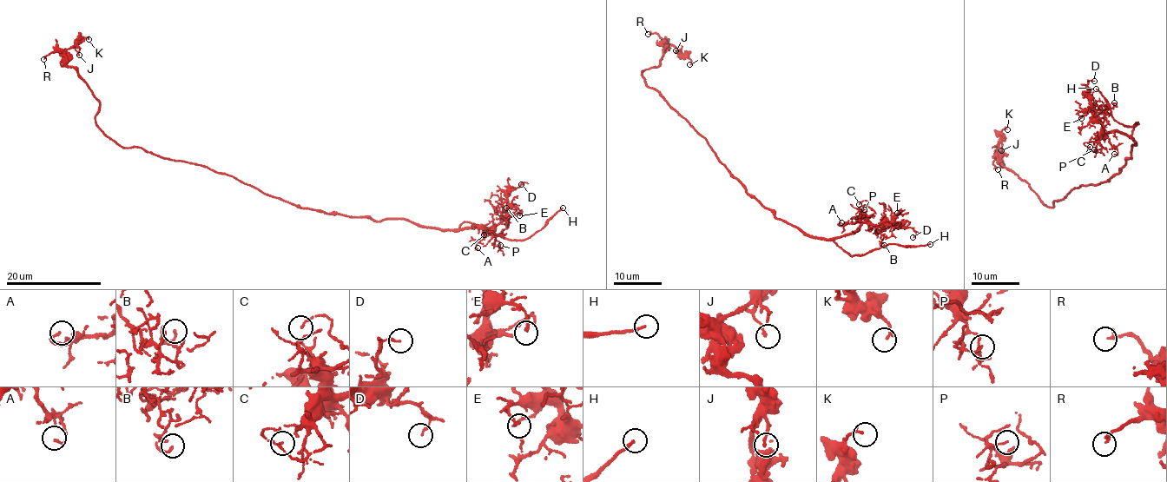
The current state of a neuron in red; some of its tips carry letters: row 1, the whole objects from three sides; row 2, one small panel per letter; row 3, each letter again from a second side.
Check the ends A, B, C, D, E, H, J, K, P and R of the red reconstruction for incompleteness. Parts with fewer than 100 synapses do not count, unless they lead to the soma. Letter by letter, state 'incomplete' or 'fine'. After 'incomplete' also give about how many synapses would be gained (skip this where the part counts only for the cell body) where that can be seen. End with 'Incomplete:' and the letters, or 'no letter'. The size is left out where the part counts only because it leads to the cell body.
A: fine
B: fine
C: fine
D: fine
E: fine
H: incomplete
J: fine
K: fine
P: fine
R: fine
Incomplete: H

